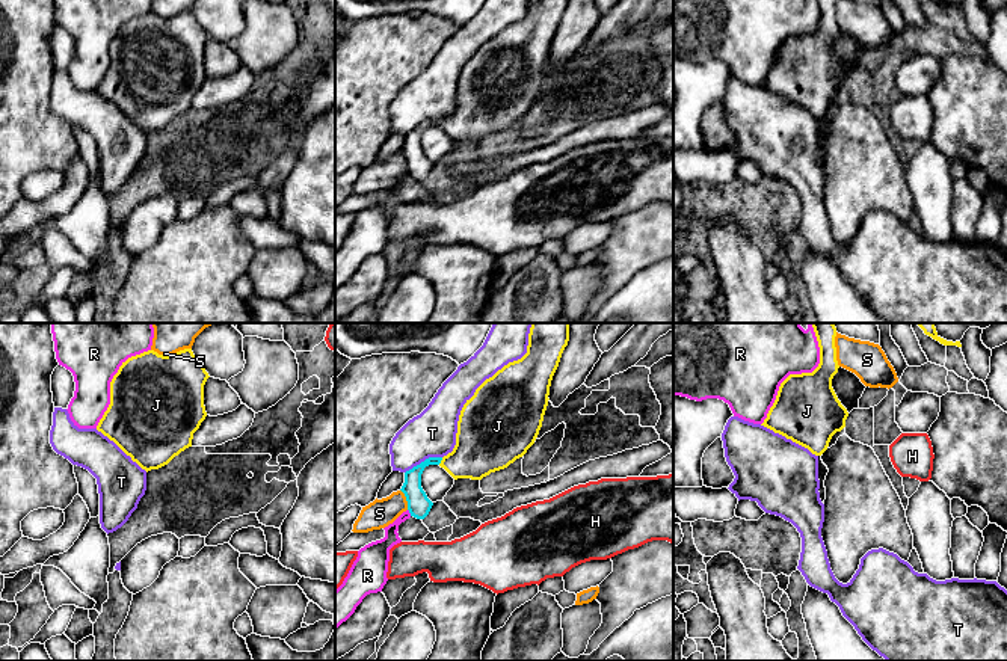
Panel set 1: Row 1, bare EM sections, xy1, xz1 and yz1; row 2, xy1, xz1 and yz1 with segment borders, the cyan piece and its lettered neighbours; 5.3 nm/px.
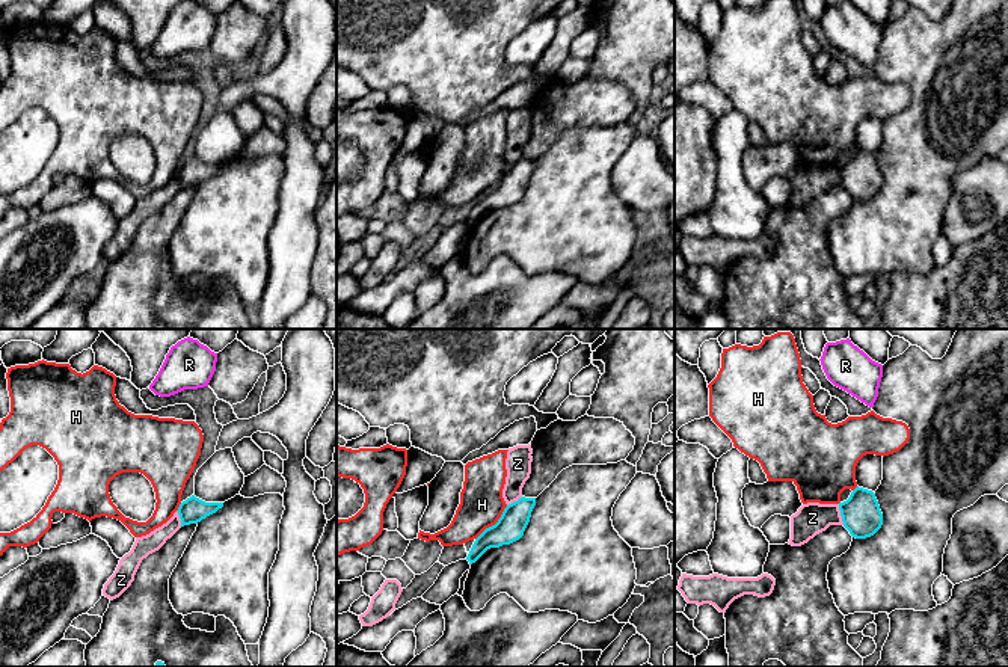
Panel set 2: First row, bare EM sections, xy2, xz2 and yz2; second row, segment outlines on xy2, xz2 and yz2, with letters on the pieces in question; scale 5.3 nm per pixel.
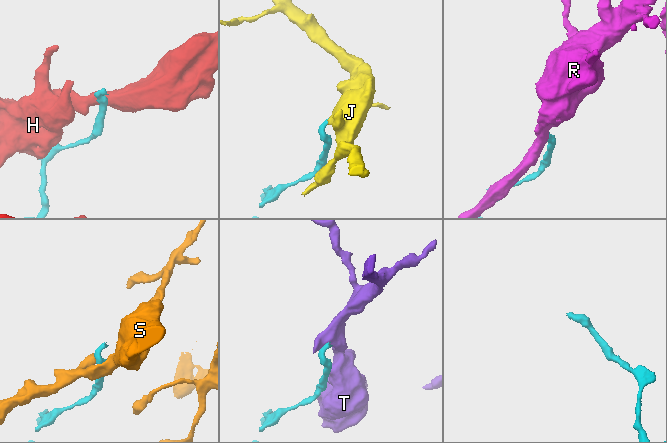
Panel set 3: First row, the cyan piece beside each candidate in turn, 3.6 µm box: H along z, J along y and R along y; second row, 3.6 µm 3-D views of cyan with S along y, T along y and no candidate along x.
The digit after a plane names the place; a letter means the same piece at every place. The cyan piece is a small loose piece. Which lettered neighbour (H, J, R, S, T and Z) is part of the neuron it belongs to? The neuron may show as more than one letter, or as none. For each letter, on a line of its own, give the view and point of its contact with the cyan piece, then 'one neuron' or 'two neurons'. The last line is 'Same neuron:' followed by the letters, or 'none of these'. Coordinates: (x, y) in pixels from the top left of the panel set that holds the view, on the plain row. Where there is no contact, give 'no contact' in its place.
H: meets cyan in xz2 at (495, 186); two neurons
J: meets cyan in xz1 at (441, 121); one neuron
R: meets cyan in xz1 at (409, 174); two neurons
S: meets cyan in xz1 at (406, 162); two neurons
T: meets cyan in xz1 at (424, 122); two neurons
Z: meets cyan in yz2 at (841, 177); two neurons
Same neuron: J

